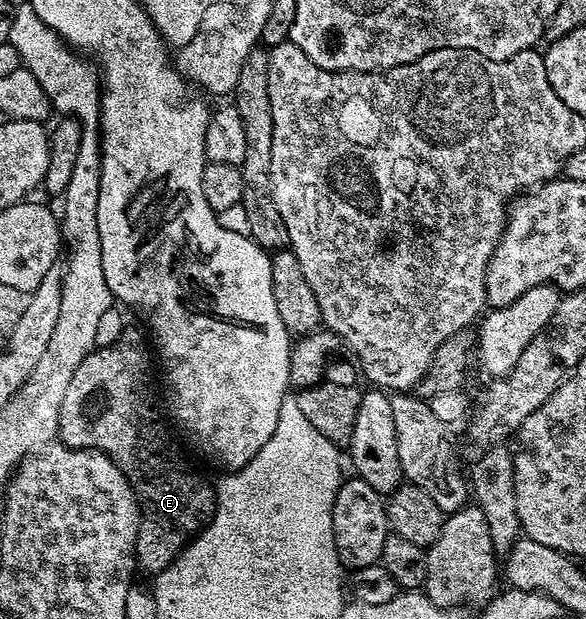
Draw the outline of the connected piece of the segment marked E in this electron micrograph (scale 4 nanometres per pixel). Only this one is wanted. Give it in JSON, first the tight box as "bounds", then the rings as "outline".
{"bounds":[57,329,217,577],"outline":[[[126,329],[113,344],[89,352],[79,369],[75,369],[63,393],[57,429],[64,446],[103,452],[133,486],[133,491],[137,494],[137,505],[141,509],[141,524],[137,534],[137,566],[142,572],[150,571],[150,576],[156,577],[159,572],[167,570],[179,557],[186,543],[213,518],[217,509],[214,484],[209,484],[199,472],[192,471],[181,460],[180,453],[169,440],[169,431],[157,412],[156,401],[153,400],[153,371],[149,368],[149,351],[139,332]]]}

